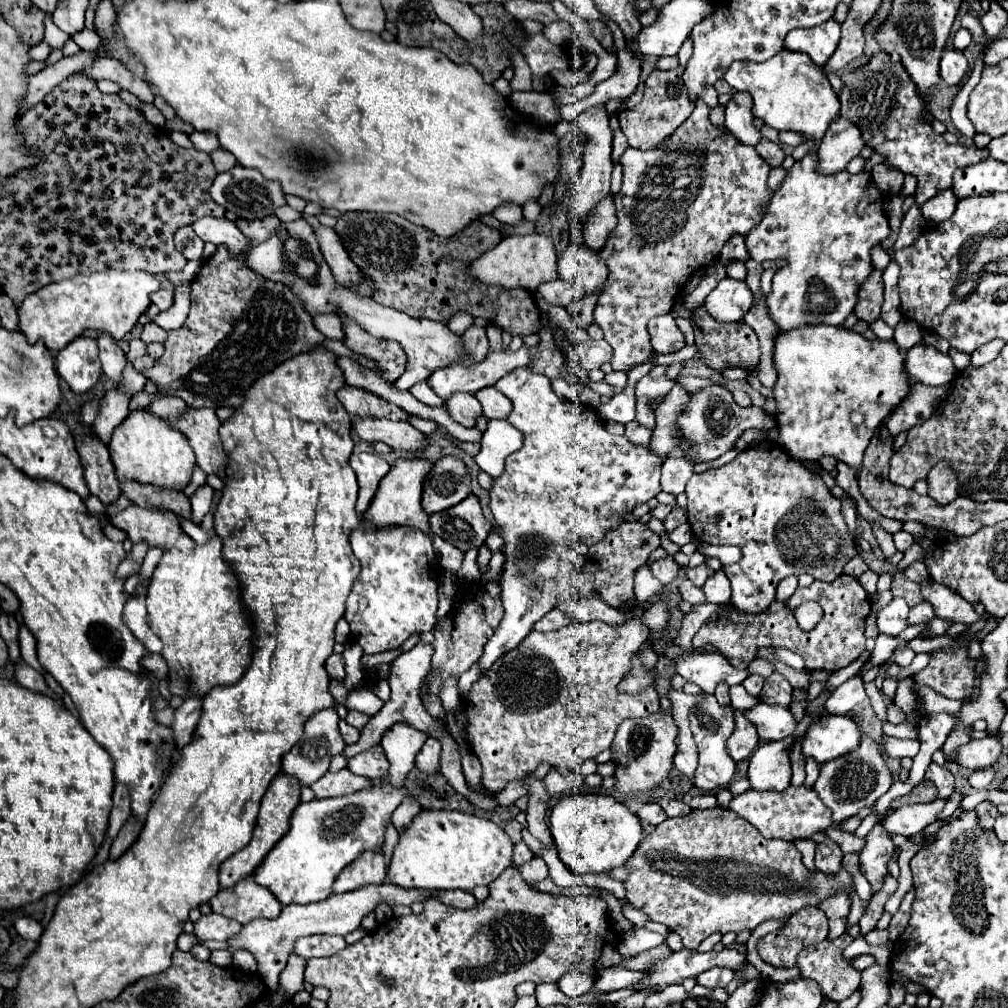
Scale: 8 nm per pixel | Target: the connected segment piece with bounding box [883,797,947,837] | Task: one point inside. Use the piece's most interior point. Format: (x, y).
(910, 819)

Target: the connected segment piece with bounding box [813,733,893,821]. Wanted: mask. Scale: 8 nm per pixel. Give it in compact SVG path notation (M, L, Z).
M863 733L859 747L855 751L849 751L845 753L845 757L837 757L835 761L821 763L819 777L813 785L813 791L831 809L833 821L845 821L857 815L859 809L863 809L865 805L875 803L883 793L889 791L891 783L893 783L893 777L889 767L883 761L879 743Z

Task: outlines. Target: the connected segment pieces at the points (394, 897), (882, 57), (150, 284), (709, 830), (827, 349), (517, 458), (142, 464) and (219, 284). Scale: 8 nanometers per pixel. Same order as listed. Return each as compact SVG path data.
M381 883L381 885L367 885L361 887L357 891L349 891L349 893L341 893L341 895L331 895L323 901L317 903L307 903L307 905L287 905L281 909L281 915L277 919L255 919L249 925L245 925L241 929L241 933L237 933L237 937L229 939L231 949L247 949L255 955L257 965L259 965L259 975L263 977L265 985L275 991L277 989L277 979L279 973L285 969L287 965L287 957L293 951L293 945L299 937L305 935L347 935L351 931L355 931L363 917L371 911L377 909L379 903L387 903L389 907L395 905L411 905L417 901L425 901L429 897L433 897L433 891L425 891L425 889L401 889L393 883Z
M875 53L867 65L841 75L841 81L843 89L839 93L839 117L849 119L853 121L853 125L859 127L865 145L871 147L875 153L881 153L887 167L897 169L903 175L913 175L917 179L917 205L923 205L939 191L949 189L955 169L979 163L989 157L987 149L977 149L975 145L951 147L943 141L941 135L933 131L931 123L925 121L925 101L921 99L913 79L901 63L891 61L889 53Z
M115 269L49 283L41 291L35 291L23 299L21 309L17 309L19 331L25 335L27 343L43 339L45 347L53 353L77 339L87 329L105 331L119 341L127 331L131 331L139 315L147 311L147 307L151 305L149 295L157 289L159 281L151 273Z
M713 807L713 809L693 809L689 815L685 817L677 817L677 819L667 819L663 821L649 837L645 837L641 841L641 845L637 847L637 853L633 853L633 857L629 859L629 881L625 881L625 889L627 889L627 899L631 903L631 907L643 911L651 921L657 921L661 925L665 925L669 931L675 931L681 935L685 949L697 949L701 945L703 939L707 939L713 933L739 933L743 929L753 931L759 923L773 919L773 917L789 917L793 913L797 913L801 907L809 907L809 905L817 905L817 901L821 901L821 897L829 897L829 893L837 893L843 891L845 887L851 887L851 877L847 875L847 871L843 869L839 875L829 877L823 873L809 873L801 861L801 853L795 849L795 845L791 841L783 841L783 839L765 839L757 829L753 829L753 825L749 825L747 821L743 821L741 817L737 817L737 813L733 813L731 809L723 809L723 807Z
M813 325L813 329L779 333L775 339L775 367L779 373L773 387L773 397L777 401L775 421L779 429L779 445L789 451L793 459L819 461L823 455L829 455L853 469L859 469L863 451L867 449L875 429L909 395L909 375L905 373L905 359L897 343L893 339L865 339L843 327Z
M521 367L501 377L495 387L513 403L513 411L507 415L507 421L523 433L523 447L507 457L503 475L495 479L489 491L495 533L499 533L505 543L505 565L501 573L501 601L505 613L479 659L483 673L493 665L493 661L497 661L497 657L501 657L501 653L515 649L545 613L557 607L559 587L555 579L559 577L559 559L565 551L575 543L591 547L601 541L611 529L621 525L623 517L631 513L635 505L647 503L661 491L661 457L657 457L649 445L633 445L623 435L611 435L595 411L587 411L573 401L559 399L547 377L529 373L527 367Z
M147 411L129 413L129 417L115 427L107 449L111 453L111 461L115 465L119 481L131 479L143 485L181 491L189 483L191 469L195 467L193 449L189 447L185 437L171 429L161 417Z
M217 247L211 259L205 259L199 275L191 283L191 311L183 327L169 331L165 341L165 353L155 361L145 377L157 383L161 393L181 397L189 407L233 407L243 403L243 395L249 385L261 375L275 369L281 361L311 351L315 345L323 343L325 335L313 325L313 317L305 313L301 301L293 297L293 291L281 283L265 281L247 269L245 261L229 257L225 247Z

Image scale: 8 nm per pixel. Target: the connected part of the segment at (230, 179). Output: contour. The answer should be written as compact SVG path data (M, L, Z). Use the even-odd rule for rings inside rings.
M235 165L235 169L231 171L217 173L217 177L213 179L213 185L209 187L209 193L215 203L219 203L227 211L243 219L261 219L271 215L277 207L285 205L285 195L277 181L269 181L257 169L249 169L241 165Z

